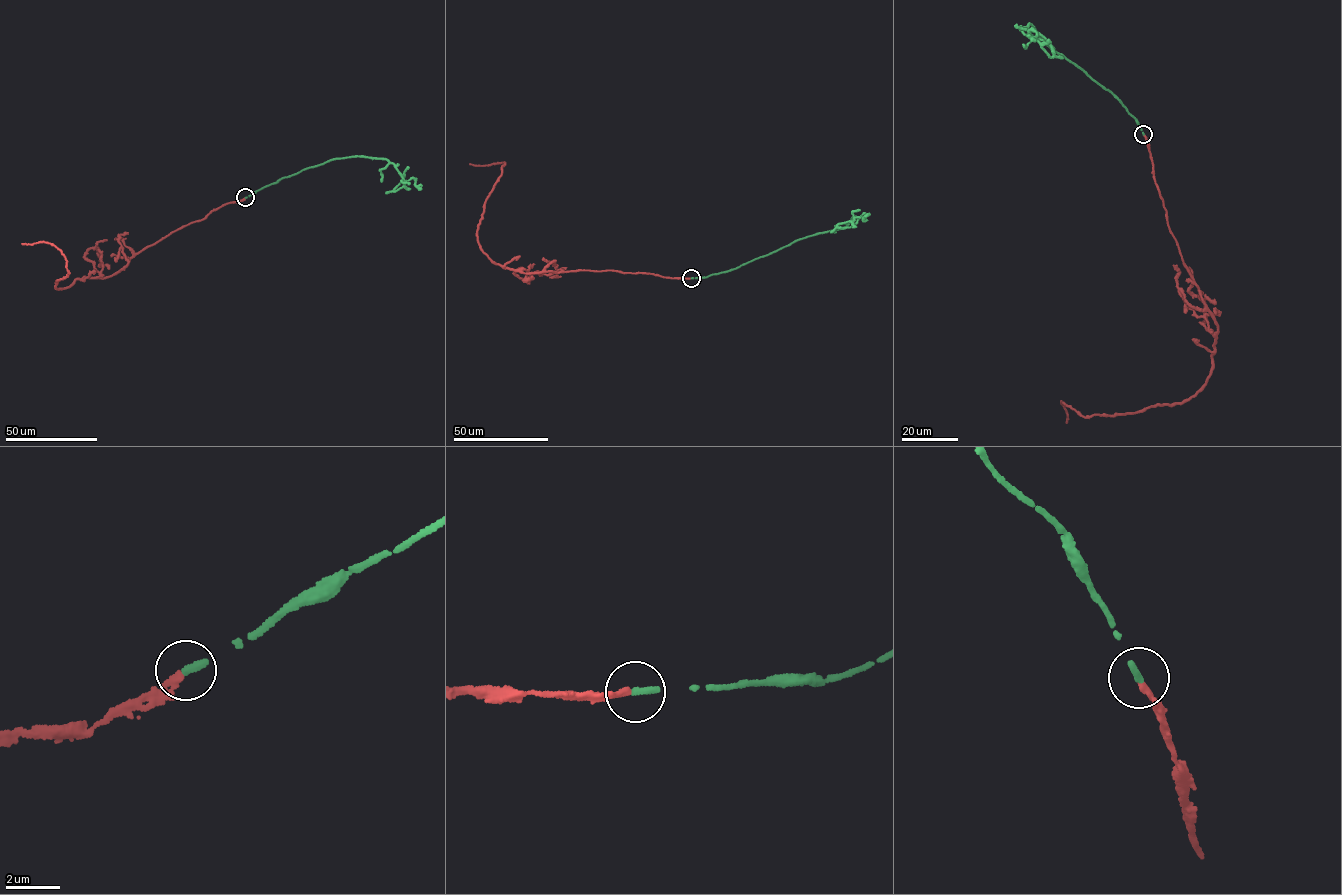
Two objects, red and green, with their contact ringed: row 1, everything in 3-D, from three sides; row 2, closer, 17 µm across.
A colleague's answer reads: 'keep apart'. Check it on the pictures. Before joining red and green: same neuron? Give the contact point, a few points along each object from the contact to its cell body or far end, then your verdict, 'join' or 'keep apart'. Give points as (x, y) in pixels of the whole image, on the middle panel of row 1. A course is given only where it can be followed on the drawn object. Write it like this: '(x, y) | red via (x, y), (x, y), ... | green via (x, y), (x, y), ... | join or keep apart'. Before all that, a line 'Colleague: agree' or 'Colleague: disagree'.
Colleague: disagree
(691, 278) | red via (691, 278), (617, 271), (525, 273), (503, 268), (483, 251), (477, 233), (486, 199), (505, 163), (469, 164) | green via (691, 278), (735, 269), (801, 239), (845, 227), (851, 217), (853, 221), (837, 226), (851, 226), (865, 213) | join

